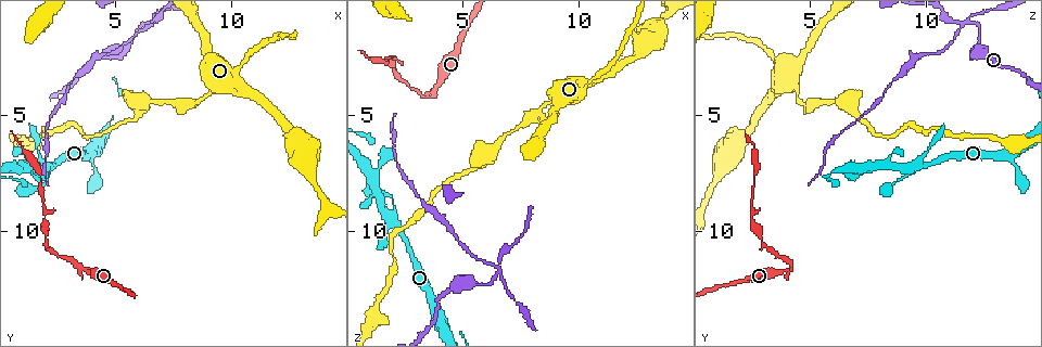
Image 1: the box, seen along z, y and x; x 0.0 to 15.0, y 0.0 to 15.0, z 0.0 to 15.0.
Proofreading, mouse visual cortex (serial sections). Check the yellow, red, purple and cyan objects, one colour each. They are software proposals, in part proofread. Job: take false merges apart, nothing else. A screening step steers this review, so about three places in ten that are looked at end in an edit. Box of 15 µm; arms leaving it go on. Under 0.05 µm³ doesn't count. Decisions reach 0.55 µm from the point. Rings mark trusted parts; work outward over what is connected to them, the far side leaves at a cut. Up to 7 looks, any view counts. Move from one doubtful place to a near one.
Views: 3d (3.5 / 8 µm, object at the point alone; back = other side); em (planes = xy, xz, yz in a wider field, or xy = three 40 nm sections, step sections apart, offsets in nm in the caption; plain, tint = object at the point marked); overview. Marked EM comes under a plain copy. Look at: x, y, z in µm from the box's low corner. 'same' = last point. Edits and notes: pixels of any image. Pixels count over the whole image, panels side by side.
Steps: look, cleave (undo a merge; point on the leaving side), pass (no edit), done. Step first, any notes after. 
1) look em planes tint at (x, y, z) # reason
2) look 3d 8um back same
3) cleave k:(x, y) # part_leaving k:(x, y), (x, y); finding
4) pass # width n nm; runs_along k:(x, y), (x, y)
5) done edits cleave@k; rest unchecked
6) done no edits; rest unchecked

look 3d 3.5um at (3.3, 11.6, 4.2) # thin neck

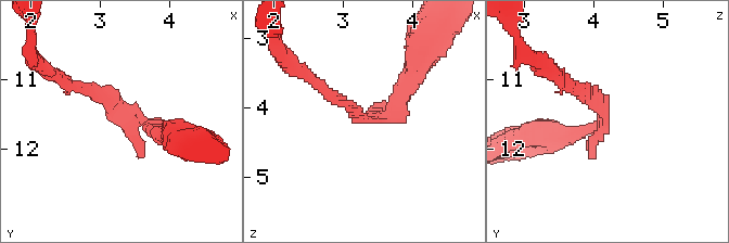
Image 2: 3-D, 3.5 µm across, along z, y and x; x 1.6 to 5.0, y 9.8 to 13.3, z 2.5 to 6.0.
look em xy step 1 tint at (3.25, 11.55, 4.15) # now the EM

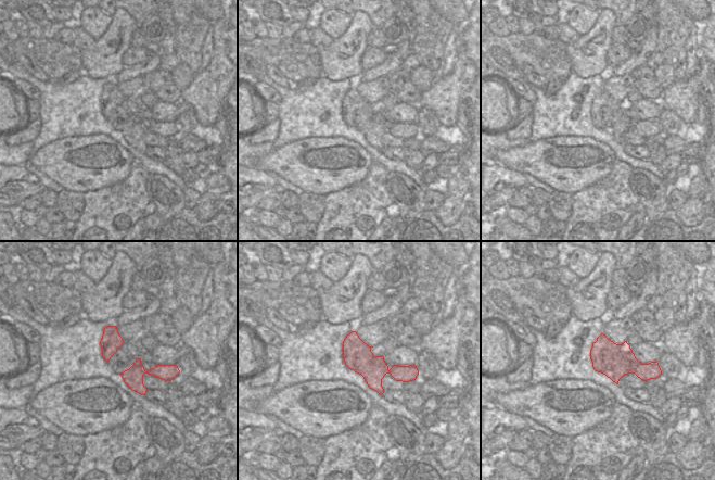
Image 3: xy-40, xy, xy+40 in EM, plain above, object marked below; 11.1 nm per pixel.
cleave 2:(356, 118) # border 3:(645, 364), (637, 365), (630, 371); two cells meet here

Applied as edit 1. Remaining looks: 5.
look 3d 3.5um at (2.0, 7.5, 9.4) # four-way junction

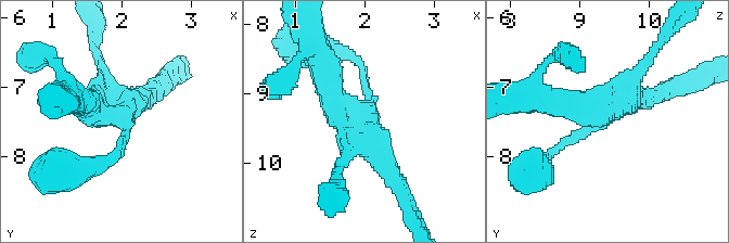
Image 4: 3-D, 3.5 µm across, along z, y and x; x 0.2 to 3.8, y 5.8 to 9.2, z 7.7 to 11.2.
look em xy step 1 tint at (1.95, 7.40, 9.40) # arms 4; arm_widths 150, 200, 300, 400 nm

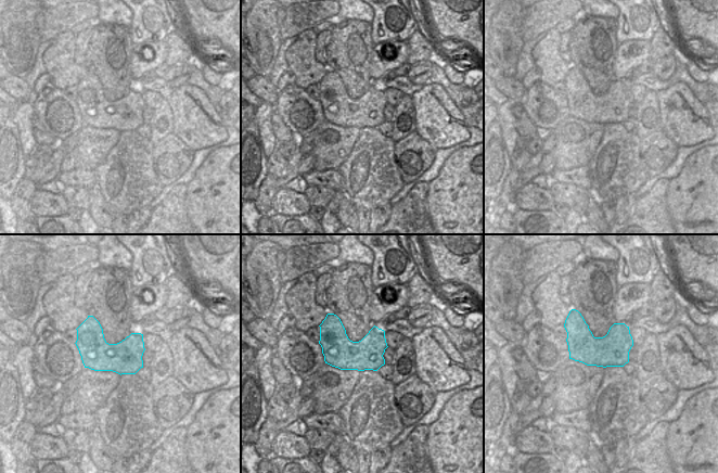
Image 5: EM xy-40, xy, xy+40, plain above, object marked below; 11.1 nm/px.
pass # width 360 nm; runs_along 4:(391, 175), (323, 67); all the same cell

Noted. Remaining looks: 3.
look overview

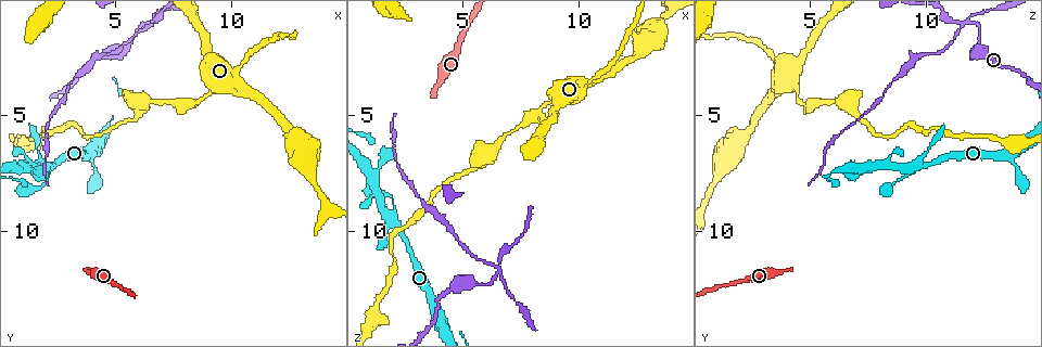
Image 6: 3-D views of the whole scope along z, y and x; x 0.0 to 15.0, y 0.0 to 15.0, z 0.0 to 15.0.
look 3d 8um at (6.6, 1.1, 11.6) # sharp bend

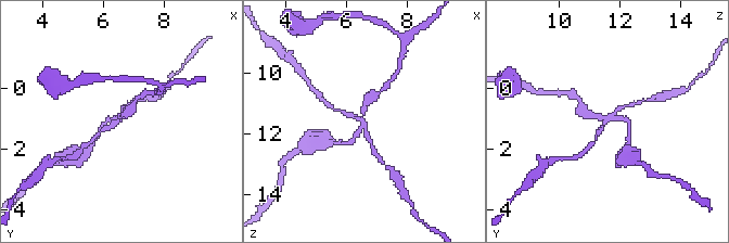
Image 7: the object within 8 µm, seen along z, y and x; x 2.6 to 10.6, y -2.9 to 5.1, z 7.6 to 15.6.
look em xy step 2 tint at (6.5, 1.0, 11.7) # arms 4; arm_widths 150, 150, 200, 200 nm

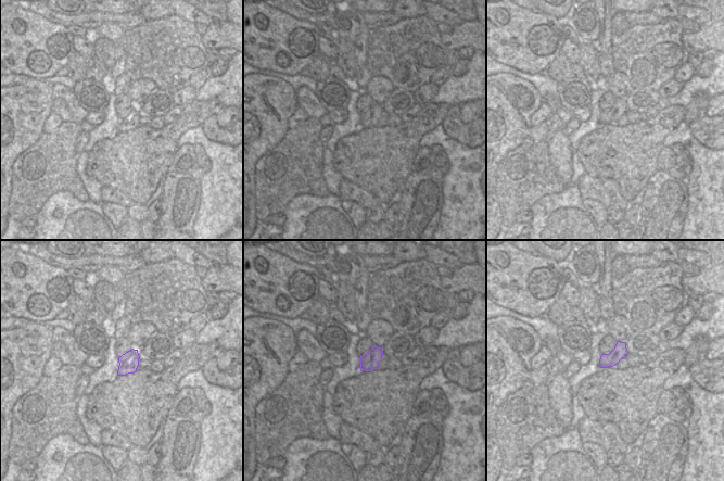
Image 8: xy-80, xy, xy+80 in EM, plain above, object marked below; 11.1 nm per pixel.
cleave 7:(599, 131) # part_leaving 7:(608, 119), (595, 142), (589, 145); two cells meet here

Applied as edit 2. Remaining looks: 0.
done edits cleave@2, cleave@7; rest unchecked

